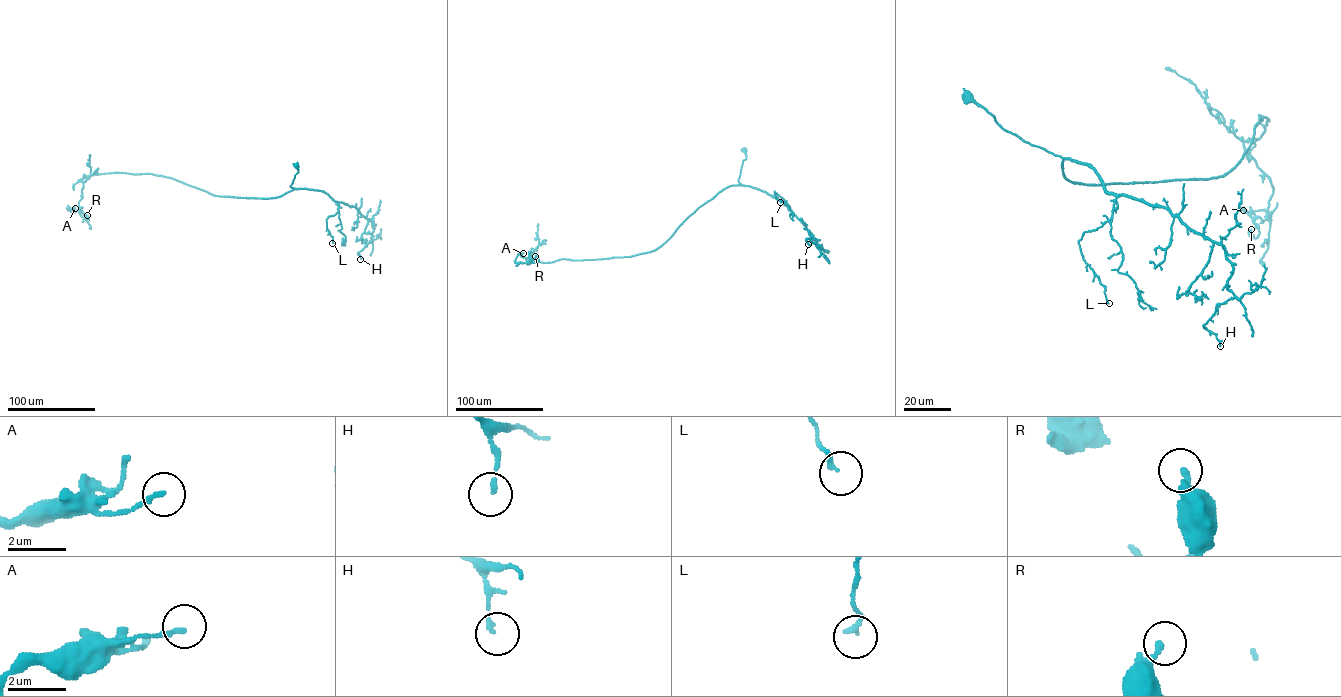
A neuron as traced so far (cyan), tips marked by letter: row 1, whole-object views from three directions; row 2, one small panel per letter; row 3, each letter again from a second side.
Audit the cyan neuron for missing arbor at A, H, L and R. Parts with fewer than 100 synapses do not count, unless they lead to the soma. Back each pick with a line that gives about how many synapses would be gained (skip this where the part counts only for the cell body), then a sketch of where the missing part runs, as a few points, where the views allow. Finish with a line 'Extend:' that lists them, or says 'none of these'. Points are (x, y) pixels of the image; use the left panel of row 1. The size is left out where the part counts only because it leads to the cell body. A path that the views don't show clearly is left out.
Extend: none of these

